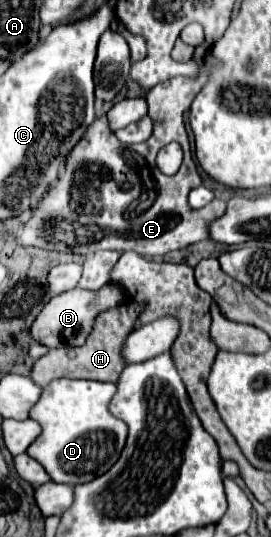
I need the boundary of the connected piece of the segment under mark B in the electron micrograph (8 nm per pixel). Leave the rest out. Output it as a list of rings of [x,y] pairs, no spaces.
[[[107,284],[99,292],[89,292],[89,290],[83,290],[83,288],[73,288],[73,290],[61,292],[57,296],[53,296],[43,306],[43,310],[37,314],[35,322],[31,324],[31,338],[35,342],[47,346],[47,348],[81,346],[85,342],[85,338],[89,336],[89,332],[91,332],[91,326],[93,326],[93,320],[95,320],[97,312],[113,308],[121,302],[125,302],[125,294],[115,284]]]

